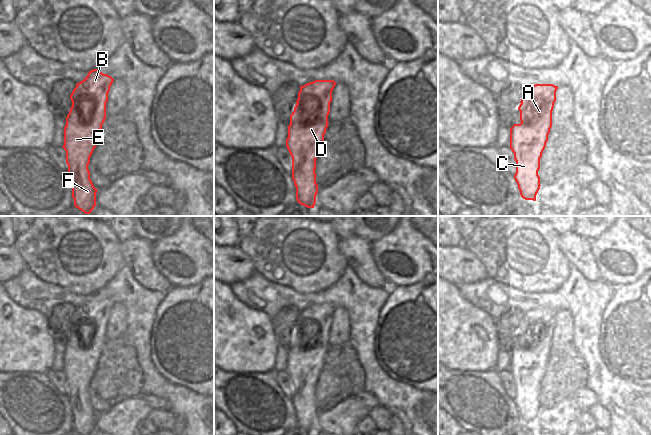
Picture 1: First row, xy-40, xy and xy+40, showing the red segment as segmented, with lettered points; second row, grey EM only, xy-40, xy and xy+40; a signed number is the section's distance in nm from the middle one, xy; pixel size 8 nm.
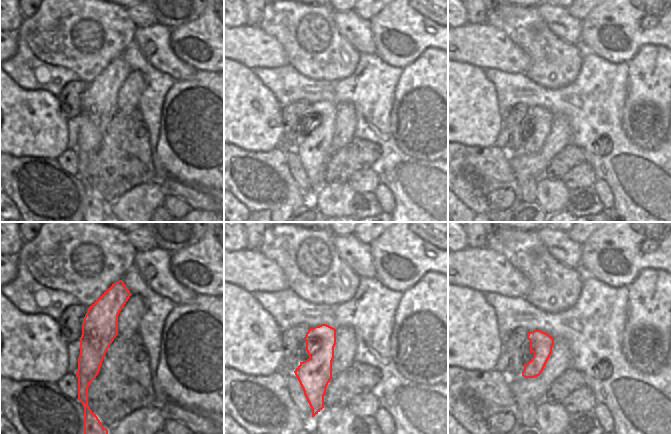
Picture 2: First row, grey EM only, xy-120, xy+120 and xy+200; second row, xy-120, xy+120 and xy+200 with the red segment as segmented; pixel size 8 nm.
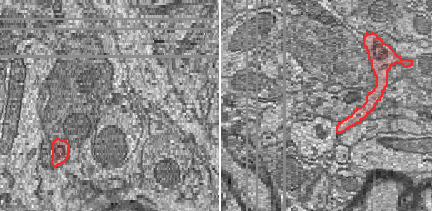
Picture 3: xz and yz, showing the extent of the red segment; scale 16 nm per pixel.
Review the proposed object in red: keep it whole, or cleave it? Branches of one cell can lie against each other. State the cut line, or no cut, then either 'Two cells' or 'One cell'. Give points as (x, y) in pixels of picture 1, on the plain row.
No split. One cell

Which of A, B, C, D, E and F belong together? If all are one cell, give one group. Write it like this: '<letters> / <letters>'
A B C D E F

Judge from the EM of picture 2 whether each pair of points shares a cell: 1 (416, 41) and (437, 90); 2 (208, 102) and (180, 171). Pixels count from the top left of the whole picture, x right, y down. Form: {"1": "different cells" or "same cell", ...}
{"1": "different cells", "2": "same cell"}

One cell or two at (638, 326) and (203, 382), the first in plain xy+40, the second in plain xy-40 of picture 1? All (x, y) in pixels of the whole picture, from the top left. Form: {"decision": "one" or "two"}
{"decision": "one"}

